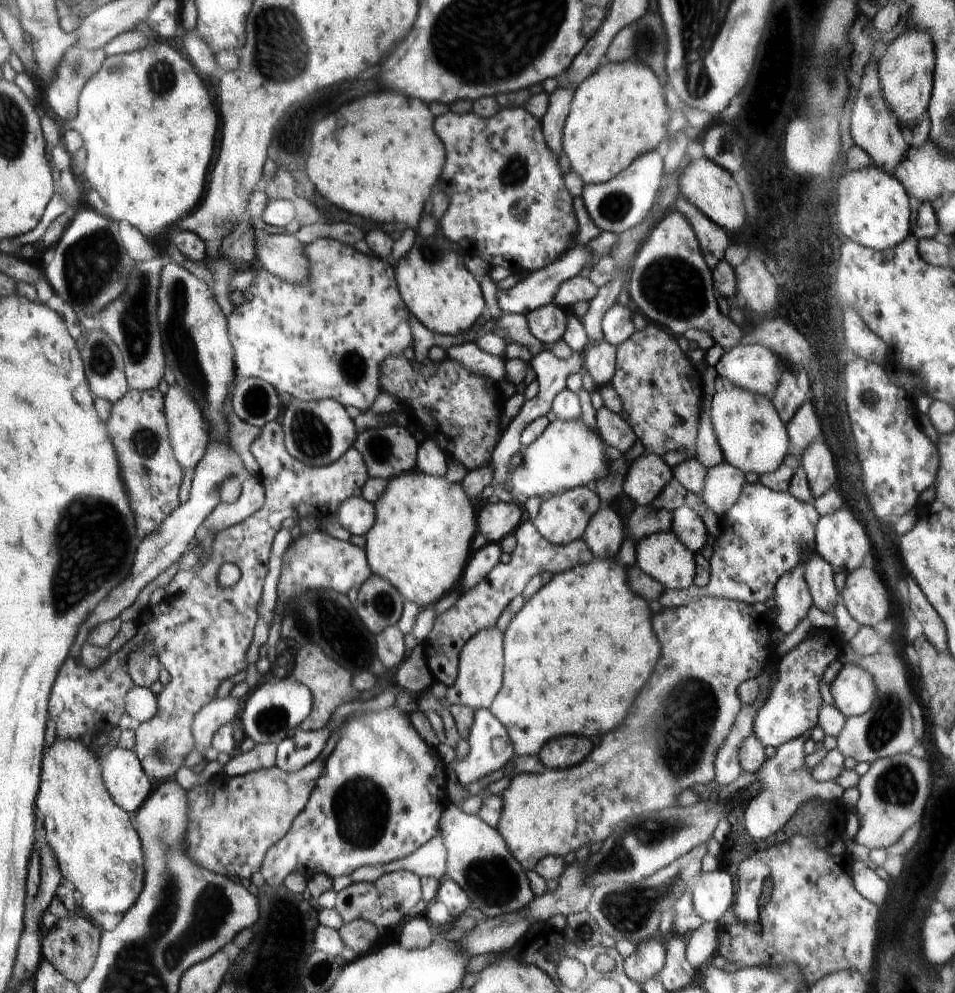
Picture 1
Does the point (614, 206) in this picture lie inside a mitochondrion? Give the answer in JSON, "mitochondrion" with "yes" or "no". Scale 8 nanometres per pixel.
{"mitochondrion":"yes"}

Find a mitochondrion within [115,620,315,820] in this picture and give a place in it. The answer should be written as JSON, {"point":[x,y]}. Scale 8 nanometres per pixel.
{"point":[270,721]}

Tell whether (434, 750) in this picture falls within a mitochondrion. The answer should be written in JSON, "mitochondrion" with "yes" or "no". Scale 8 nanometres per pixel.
{"mitochondrion":"no"}

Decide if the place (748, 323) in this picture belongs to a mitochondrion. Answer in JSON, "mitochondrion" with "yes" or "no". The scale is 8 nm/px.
{"mitochondrion":"no"}

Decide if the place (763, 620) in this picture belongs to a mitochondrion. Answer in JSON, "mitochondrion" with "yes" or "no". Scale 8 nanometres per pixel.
{"mitochondrion":"no"}

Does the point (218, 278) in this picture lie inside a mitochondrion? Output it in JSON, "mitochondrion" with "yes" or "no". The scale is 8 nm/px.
{"mitochondrion":"no"}

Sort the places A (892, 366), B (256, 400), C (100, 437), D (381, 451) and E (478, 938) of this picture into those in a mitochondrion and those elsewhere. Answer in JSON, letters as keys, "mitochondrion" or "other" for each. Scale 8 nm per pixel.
{"A":"other","B":"mitochondrion","C":"other","D":"mitochondrion","E":"other"}

